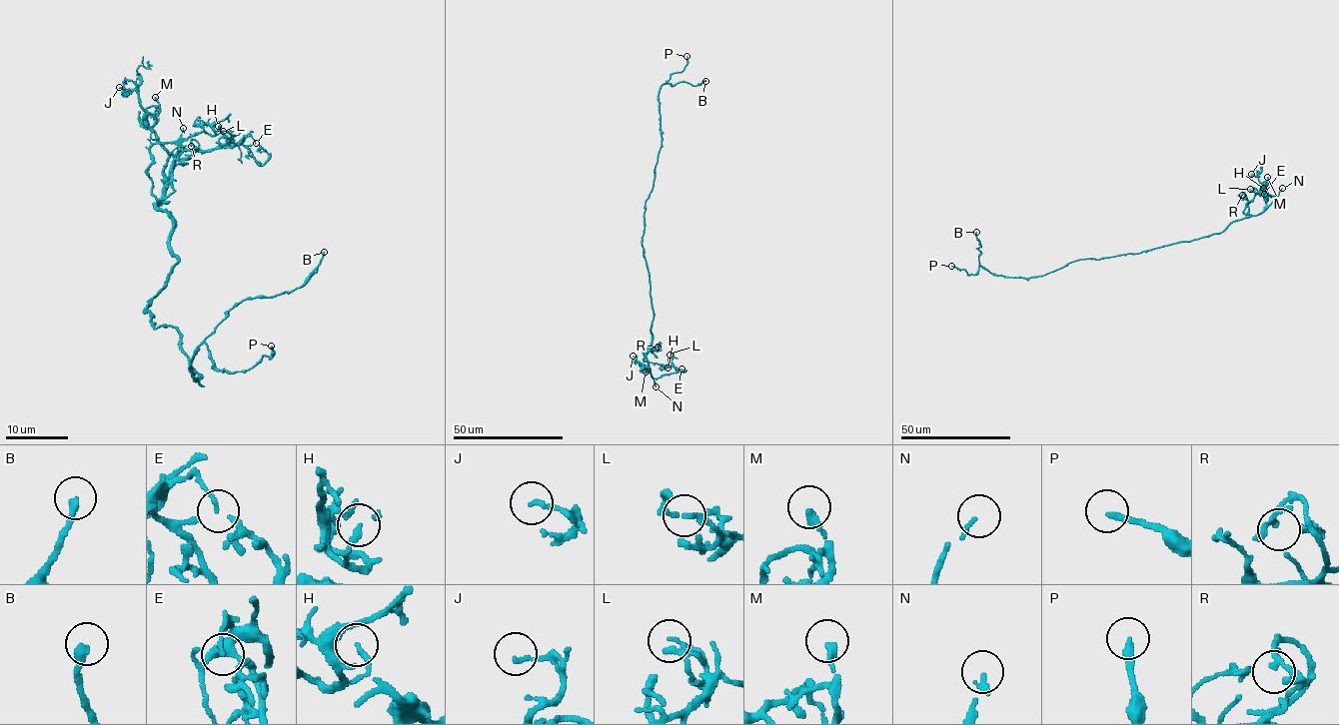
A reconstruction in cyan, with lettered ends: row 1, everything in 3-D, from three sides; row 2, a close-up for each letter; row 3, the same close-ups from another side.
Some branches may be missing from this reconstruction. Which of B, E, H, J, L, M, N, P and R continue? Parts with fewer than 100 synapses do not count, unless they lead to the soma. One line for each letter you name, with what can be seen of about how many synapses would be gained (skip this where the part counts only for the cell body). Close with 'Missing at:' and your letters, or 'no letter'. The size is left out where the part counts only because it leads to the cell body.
B: 140 synapses
P: 130 synapses
Missing at: B, N, P

